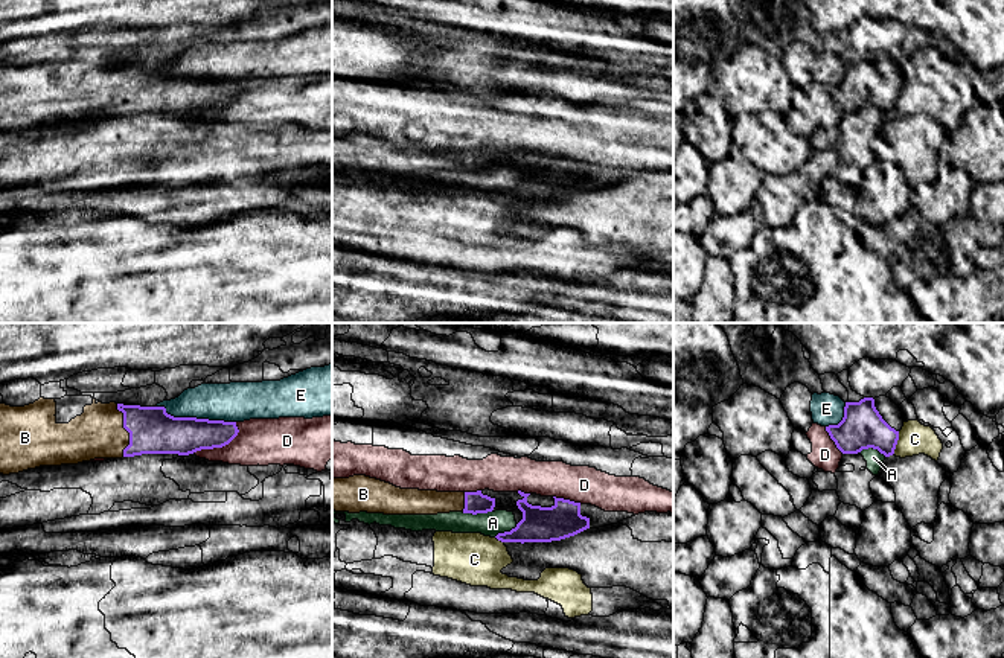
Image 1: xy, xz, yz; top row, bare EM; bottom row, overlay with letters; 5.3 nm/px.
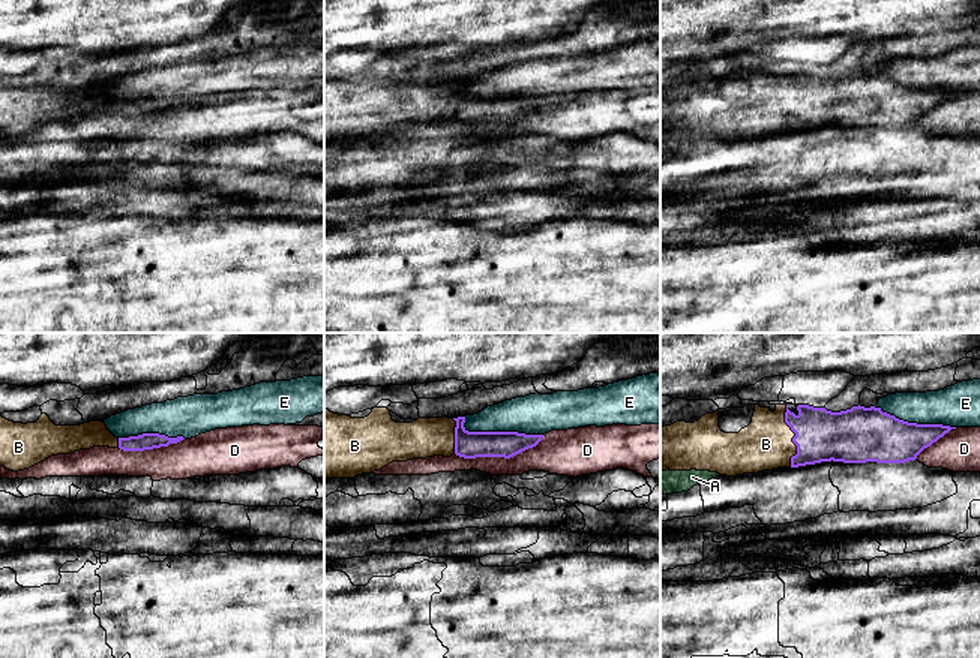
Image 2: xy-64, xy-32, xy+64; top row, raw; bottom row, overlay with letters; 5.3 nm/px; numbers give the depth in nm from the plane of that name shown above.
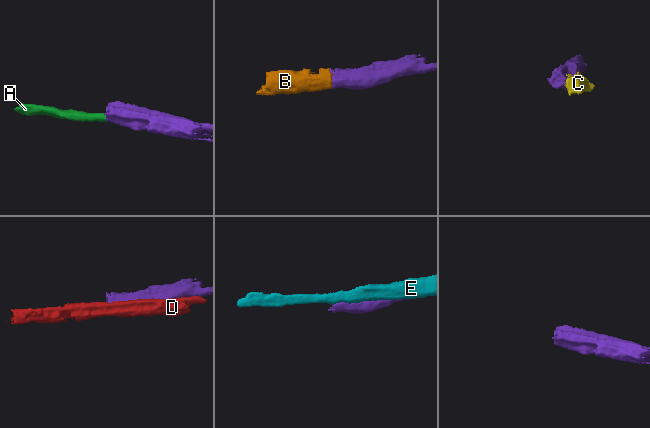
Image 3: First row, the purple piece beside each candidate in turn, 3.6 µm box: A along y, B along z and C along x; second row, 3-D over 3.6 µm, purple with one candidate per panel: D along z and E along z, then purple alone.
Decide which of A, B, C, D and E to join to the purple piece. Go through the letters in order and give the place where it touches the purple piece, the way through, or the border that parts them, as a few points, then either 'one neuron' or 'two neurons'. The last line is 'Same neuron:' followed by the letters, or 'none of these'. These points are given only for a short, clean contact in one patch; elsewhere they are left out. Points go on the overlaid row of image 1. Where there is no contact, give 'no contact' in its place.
A: meets purple in xz at (476, 514); border along xz (491, 511), (479, 514), (462, 512); two neurons
B: meets purple in xy at (125, 428); runs through xy (151, 430), (125, 428), (98, 433); one neuron
C: meets purple in yz at (896, 443); two neurons
D: meets purple in xy at (220, 447); two neurons
E: meets purple in xy at (195, 418); two neurons
Same neuron: B

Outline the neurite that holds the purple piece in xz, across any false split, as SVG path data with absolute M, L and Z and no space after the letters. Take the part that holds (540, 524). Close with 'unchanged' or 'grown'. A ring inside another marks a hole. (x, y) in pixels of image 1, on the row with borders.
M518 494L523 497L516 501L523 519L510 532L495 536L501 542L552 542L590 529L590 518L580 515L580 503L553 497L552 507L541 507L527 503L530 494Z; unchanged

